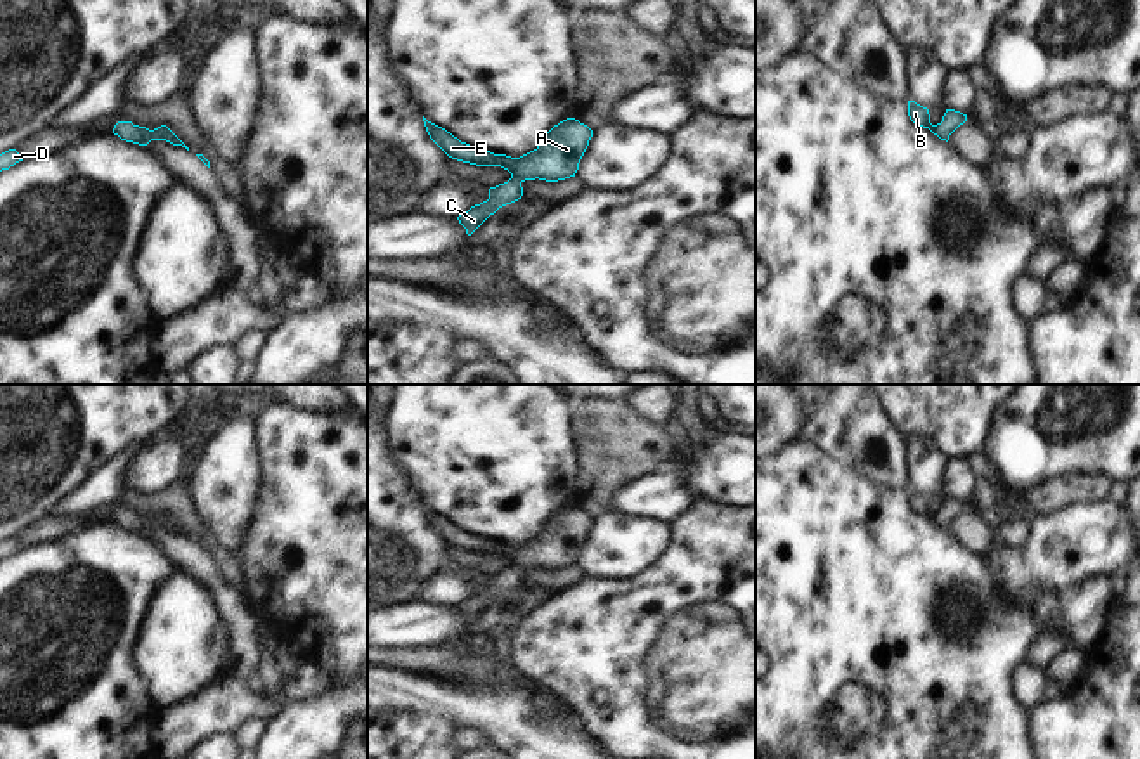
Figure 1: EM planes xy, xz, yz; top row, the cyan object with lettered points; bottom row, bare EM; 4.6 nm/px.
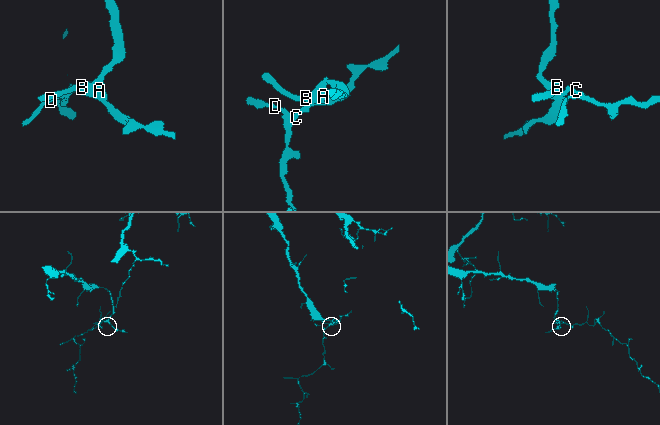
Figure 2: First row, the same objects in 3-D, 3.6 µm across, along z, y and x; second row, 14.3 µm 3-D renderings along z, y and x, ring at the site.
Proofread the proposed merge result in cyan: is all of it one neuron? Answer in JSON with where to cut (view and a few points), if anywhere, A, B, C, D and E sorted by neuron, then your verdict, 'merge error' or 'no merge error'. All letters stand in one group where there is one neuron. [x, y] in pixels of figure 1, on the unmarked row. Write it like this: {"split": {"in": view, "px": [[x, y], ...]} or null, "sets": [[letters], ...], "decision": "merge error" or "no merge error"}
{"split": null, "sets": [["A", "B", "C", "D", "E"]], "decision": "no merge error"}

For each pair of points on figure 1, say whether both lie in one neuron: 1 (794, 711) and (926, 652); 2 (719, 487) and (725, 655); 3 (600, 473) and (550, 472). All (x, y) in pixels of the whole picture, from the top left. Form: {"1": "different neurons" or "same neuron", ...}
{"1": "same neuron", "2": "different neurons", "3": "different neurons"}

